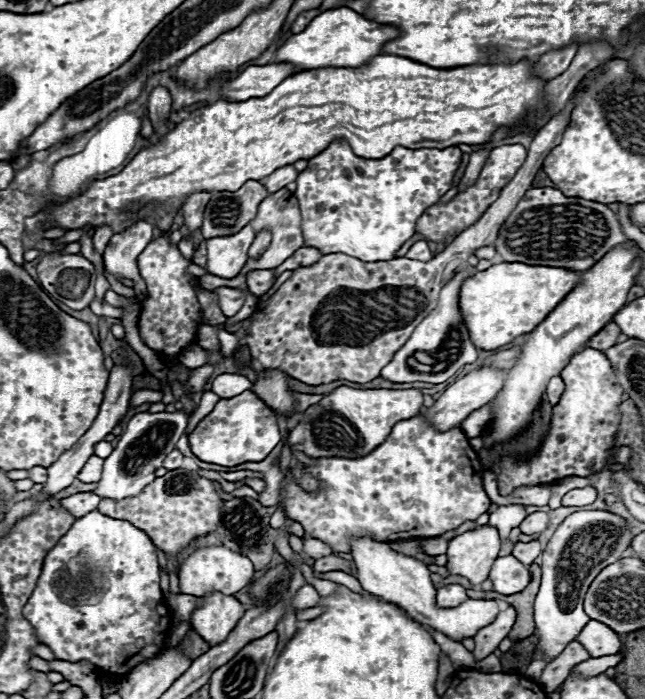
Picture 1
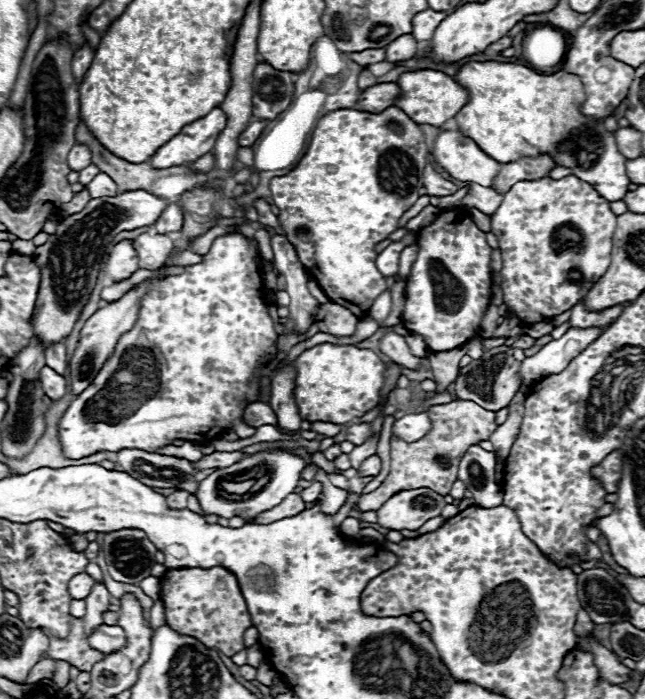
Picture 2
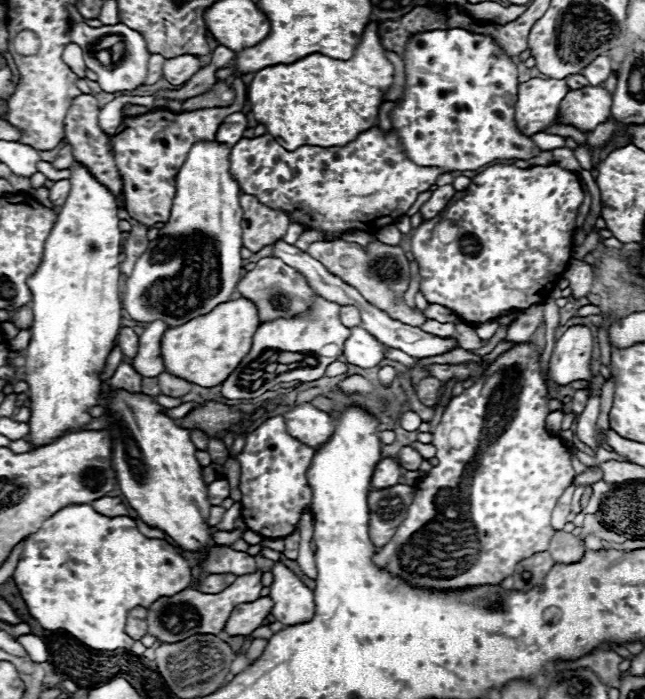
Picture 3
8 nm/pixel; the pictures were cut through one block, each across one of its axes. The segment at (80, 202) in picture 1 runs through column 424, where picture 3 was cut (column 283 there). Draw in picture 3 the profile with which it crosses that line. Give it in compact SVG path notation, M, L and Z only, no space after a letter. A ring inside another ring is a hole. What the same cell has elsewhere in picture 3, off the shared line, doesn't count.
M370 22L354 50L350 60L334 60L324 54L310 54L300 58L292 64L276 64L262 68L254 74L252 82L248 84L248 102L252 106L254 118L266 126L268 134L276 138L276 142L286 150L296 150L300 146L346 146L352 142L360 132L370 130L378 120L378 108L382 104L384 94L392 86L394 80L394 66L384 56L384 46L378 36L378 26Z

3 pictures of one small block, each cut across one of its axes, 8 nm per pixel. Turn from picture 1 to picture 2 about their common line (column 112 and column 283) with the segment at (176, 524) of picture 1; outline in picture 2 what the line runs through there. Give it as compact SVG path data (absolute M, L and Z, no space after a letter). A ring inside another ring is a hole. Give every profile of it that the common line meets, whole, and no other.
M288 494L288 498L284 498L278 506L266 510L266 512L260 512L254 522L256 524L268 524L268 522L276 522L280 518L288 518L288 516L296 516L298 512L302 512L306 508L306 502L300 498L300 494Z

